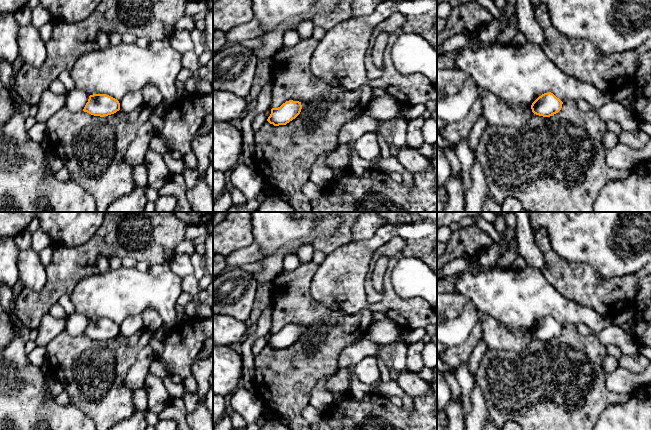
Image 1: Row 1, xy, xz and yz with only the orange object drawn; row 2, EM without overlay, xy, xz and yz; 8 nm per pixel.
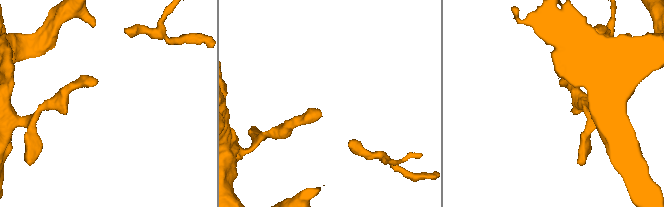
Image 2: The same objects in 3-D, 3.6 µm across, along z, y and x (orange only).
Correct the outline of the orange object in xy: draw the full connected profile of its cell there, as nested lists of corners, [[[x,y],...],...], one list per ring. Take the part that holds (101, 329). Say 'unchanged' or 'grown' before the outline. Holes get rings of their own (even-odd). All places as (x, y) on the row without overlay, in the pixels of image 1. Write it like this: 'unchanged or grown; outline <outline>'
unchanged; outline [[[93,318],[89,320],[83,335],[94,340],[108,340],[120,334],[117,323],[106,318]]]

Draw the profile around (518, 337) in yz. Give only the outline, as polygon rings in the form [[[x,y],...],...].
[[[487,318],[481,324],[482,340],[488,349],[509,350],[518,354],[522,353],[533,338],[531,329],[511,330],[496,319]]]

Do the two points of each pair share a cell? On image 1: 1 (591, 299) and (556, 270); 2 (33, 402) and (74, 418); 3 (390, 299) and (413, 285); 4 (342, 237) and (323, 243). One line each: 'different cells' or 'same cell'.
1: same cell
2: same cell
3: different cells
4: same cell

